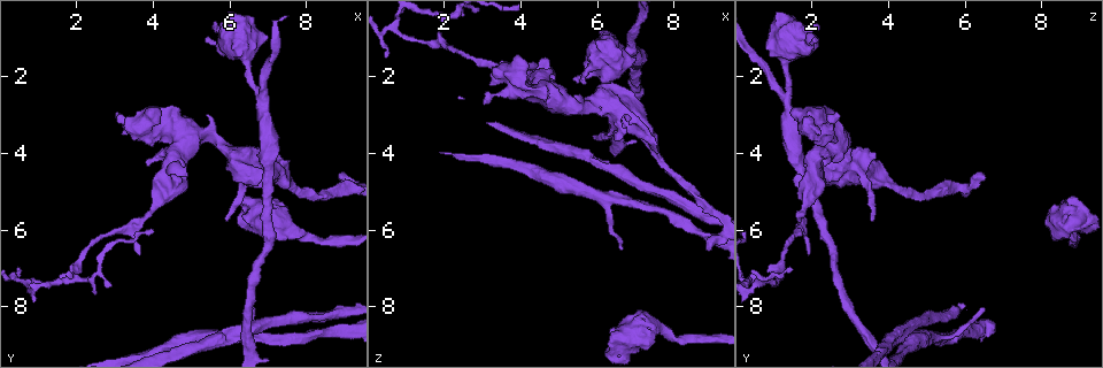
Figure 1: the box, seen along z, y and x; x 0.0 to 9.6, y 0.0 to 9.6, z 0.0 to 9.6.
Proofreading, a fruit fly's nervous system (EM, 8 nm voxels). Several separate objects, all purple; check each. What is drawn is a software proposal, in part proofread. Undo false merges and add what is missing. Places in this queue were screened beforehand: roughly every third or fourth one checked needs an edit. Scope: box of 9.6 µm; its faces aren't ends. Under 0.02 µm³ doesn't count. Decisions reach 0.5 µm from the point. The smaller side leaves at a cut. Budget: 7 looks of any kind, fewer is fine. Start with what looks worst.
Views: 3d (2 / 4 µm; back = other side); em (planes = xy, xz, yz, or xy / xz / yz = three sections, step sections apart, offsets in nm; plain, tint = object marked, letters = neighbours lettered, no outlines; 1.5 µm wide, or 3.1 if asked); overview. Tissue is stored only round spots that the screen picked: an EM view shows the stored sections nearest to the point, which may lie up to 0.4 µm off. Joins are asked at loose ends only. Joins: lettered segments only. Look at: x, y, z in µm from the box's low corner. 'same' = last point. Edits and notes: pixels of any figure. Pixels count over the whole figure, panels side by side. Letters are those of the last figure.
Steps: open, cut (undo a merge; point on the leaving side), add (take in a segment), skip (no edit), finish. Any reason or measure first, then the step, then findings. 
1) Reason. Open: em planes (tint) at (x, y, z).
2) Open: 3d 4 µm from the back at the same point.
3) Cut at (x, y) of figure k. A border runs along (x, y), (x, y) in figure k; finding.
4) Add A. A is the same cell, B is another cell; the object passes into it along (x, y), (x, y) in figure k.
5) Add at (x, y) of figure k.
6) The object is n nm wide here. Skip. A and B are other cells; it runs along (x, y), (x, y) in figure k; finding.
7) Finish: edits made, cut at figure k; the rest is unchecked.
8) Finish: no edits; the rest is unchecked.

An open end. Open: em planes (letters) at (3.10, 2.90, 2.70).

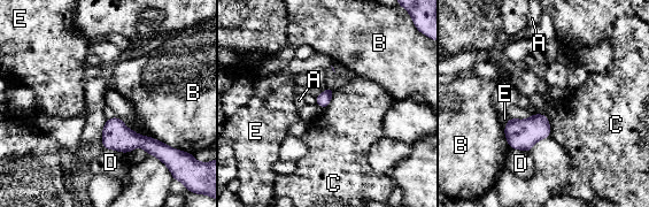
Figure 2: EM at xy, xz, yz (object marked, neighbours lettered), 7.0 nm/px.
Skip. A, B, C, D and E are other cells; a border runs along (537, 113), (546, 116), (550, 135) in figure 2; no lettered segment goes on from it.

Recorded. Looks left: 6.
Three arms meet. Open: 3d 4 µm at (6.80, 2.50, 1.30).

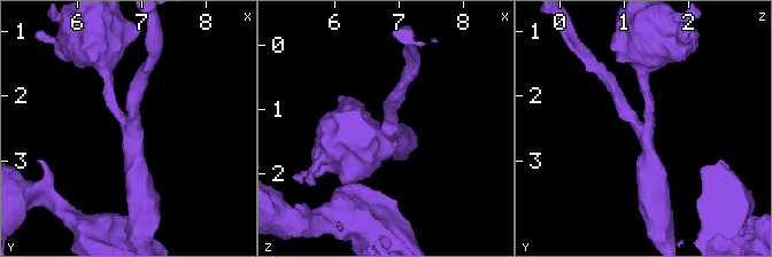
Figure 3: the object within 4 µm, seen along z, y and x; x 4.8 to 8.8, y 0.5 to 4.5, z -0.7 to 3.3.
Shape alone is not enough. Open: em planes (letters) at (6.85, 2.60, 1.35).

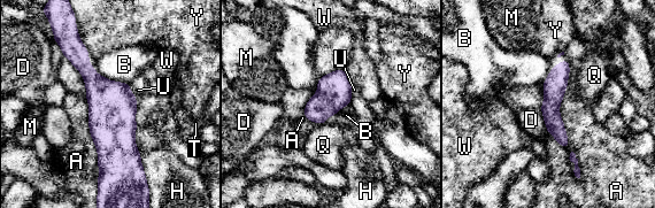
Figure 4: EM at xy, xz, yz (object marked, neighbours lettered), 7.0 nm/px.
Skip. A, B, D, H, M, Q, T, U, W and Y are other cells; it runs along (77, 45), (107, 99), (105, 174) in figure 4; all the same neuron.

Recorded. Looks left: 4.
Abrupt turn. Open: em planes (letters) at (0.70, 7.40, 0.75).

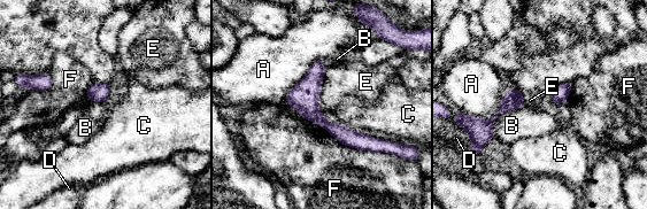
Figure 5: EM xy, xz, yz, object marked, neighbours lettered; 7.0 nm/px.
The object is 90 nm wide here. Cut at (303, 98) of figure 5. A, B, C, D, E and F are other cells; a border runs along (328, 123), (324, 126) in figure 5; two neurons meet here.

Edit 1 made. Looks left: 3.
Finish: edits made, cut at figure 5; the rest is unchecked.

